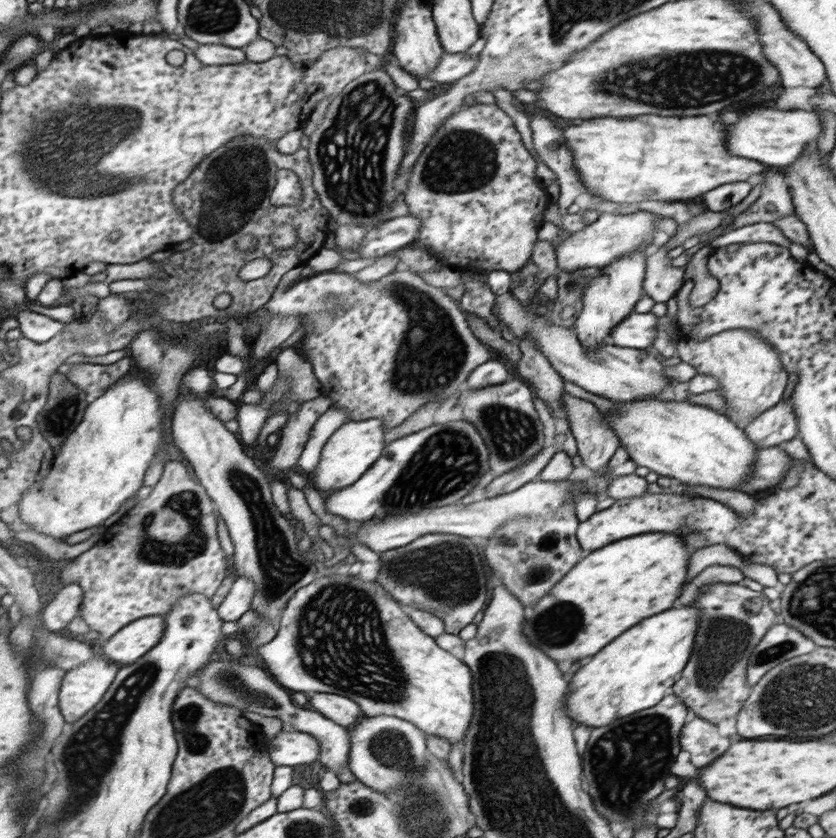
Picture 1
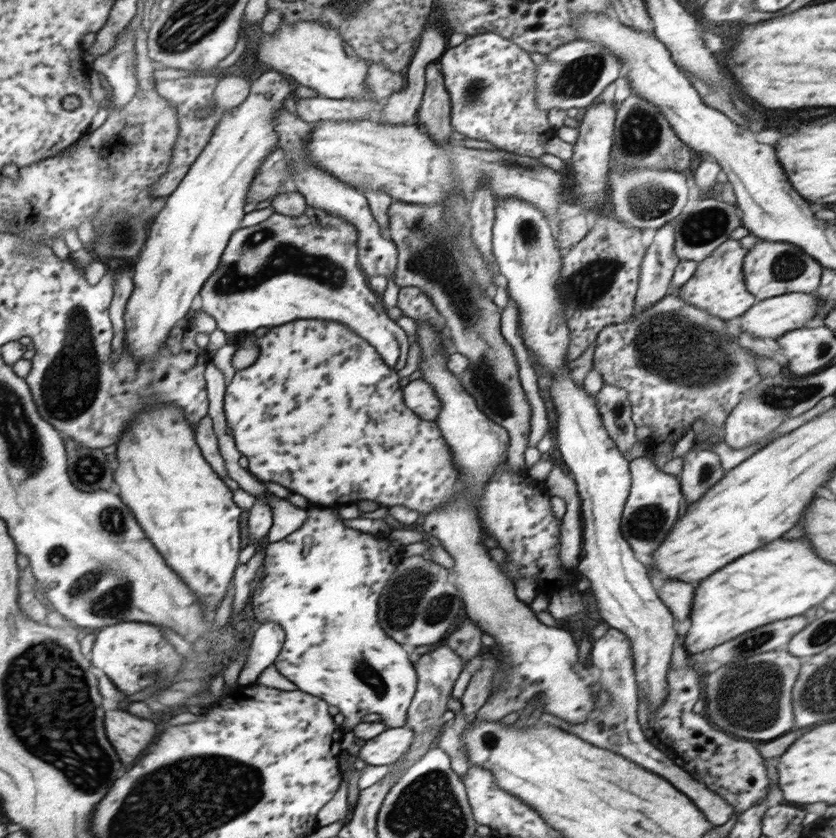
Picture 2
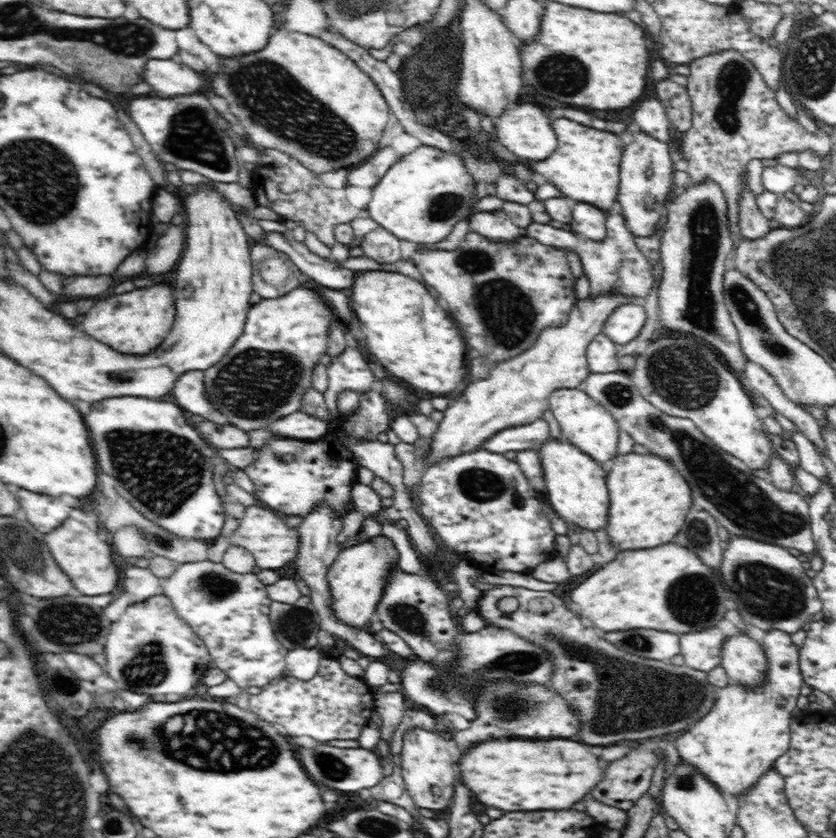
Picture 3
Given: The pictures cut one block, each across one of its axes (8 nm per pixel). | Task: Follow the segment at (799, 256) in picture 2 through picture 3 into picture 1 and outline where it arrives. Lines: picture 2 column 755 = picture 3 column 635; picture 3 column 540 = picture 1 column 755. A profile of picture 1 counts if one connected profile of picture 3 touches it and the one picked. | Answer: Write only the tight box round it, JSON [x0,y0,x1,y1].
[709,222,791,248]

